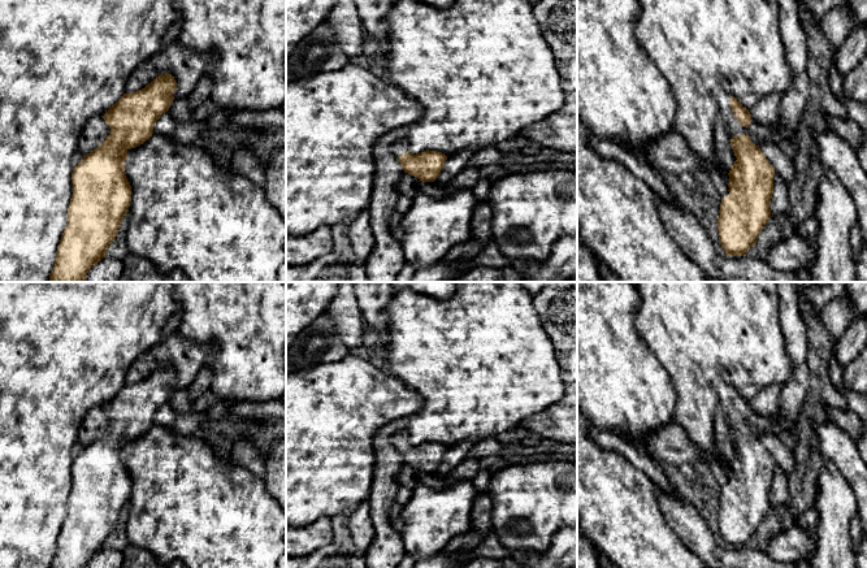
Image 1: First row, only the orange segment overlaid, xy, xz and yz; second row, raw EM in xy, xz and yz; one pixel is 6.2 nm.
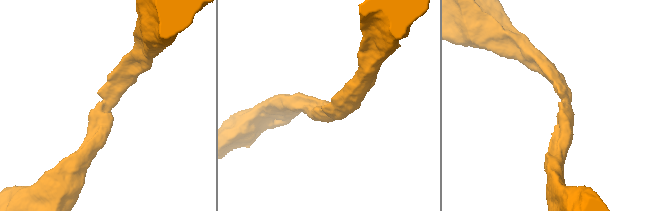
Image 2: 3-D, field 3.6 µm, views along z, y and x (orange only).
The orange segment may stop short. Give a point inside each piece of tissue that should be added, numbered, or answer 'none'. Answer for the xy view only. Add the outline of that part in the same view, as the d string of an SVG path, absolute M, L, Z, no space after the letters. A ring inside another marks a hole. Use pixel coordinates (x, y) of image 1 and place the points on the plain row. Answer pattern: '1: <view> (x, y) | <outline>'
none

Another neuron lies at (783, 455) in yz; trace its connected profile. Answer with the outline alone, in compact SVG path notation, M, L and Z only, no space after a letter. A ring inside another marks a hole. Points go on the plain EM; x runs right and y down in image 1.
M766 432L759 437L762 445L772 456L776 465L779 465L786 476L796 468L796 456L793 448L786 446L779 435Z

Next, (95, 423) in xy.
M99 406L87 412L78 432L78 443L83 447L96 441L110 425L105 411Z

